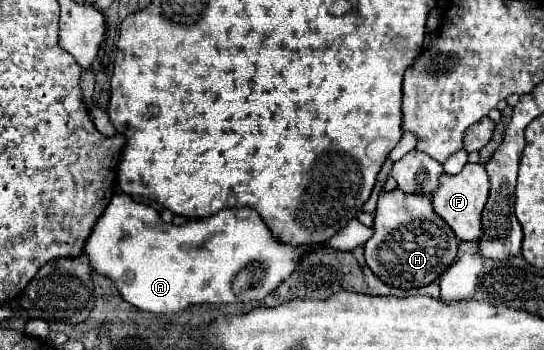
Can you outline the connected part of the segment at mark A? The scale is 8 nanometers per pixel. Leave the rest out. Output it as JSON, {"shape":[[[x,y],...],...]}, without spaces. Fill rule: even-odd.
{"shape":[[[116,194],[112,196],[108,208],[104,210],[102,218],[96,222],[88,242],[86,242],[86,248],[84,252],[88,254],[90,262],[92,262],[92,268],[98,272],[98,274],[104,274],[108,276],[120,296],[130,302],[132,306],[136,306],[138,310],[146,310],[146,312],[154,312],[154,314],[168,314],[168,312],[182,312],[186,310],[188,306],[194,306],[194,304],[226,304],[226,302],[252,302],[252,300],[264,300],[266,296],[270,296],[282,282],[286,282],[290,278],[290,274],[296,270],[296,266],[300,264],[300,258],[310,252],[312,246],[310,244],[304,244],[304,246],[292,246],[292,244],[286,244],[286,242],[280,242],[268,226],[264,226],[264,220],[260,218],[260,214],[254,210],[254,208],[248,208],[248,206],[238,206],[238,208],[224,208],[220,212],[216,212],[214,216],[208,216],[208,218],[202,218],[202,220],[192,220],[192,222],[186,222],[182,226],[174,226],[174,224],[166,224],[162,222],[160,214],[152,208],[152,206],[144,206],[144,204],[138,204],[134,202],[130,196],[126,194]]]}

